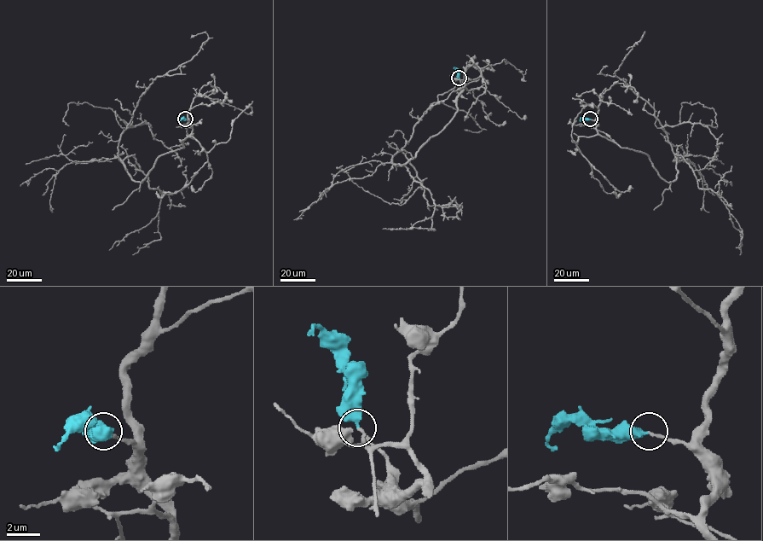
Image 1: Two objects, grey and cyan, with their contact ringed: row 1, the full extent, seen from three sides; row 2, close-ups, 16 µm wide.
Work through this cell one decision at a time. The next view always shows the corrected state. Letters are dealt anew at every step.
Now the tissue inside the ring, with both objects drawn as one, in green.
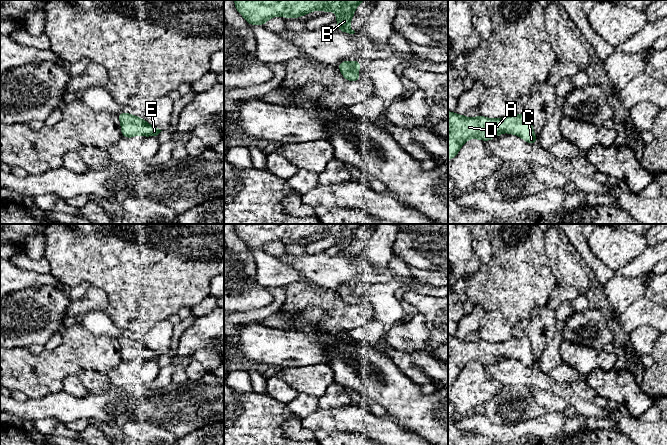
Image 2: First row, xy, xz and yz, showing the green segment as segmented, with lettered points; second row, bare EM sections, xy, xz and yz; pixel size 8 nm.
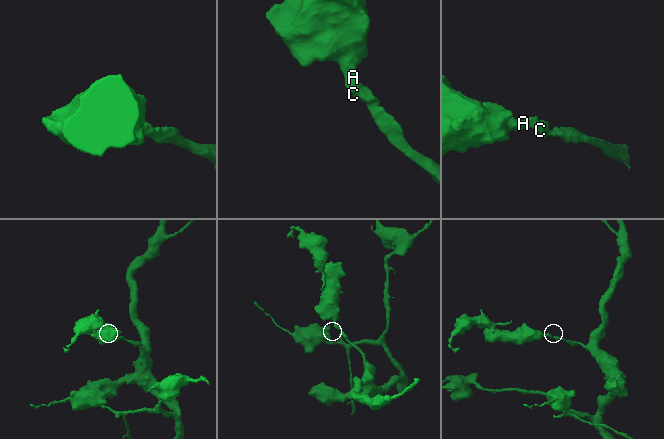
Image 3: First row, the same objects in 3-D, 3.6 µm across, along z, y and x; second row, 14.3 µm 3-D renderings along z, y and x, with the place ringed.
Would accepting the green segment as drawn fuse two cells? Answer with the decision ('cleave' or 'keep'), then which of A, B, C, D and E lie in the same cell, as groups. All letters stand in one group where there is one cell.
keep; A B C D E

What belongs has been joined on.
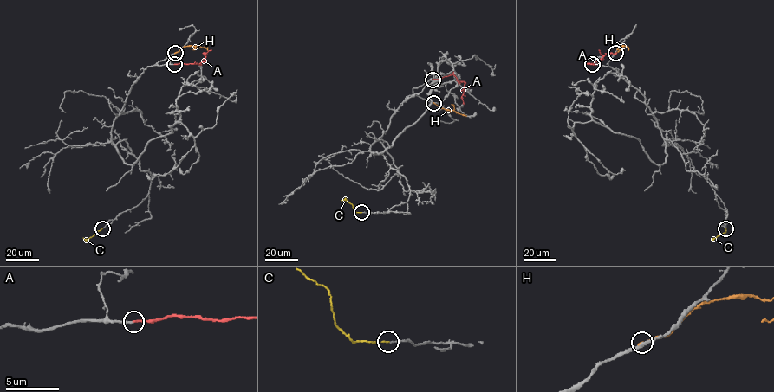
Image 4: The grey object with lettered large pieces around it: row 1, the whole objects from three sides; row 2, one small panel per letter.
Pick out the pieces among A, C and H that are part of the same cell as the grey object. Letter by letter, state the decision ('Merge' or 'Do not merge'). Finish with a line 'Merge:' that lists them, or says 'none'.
A: Merge
C: Do not merge
H: Do not merge
Merge: A

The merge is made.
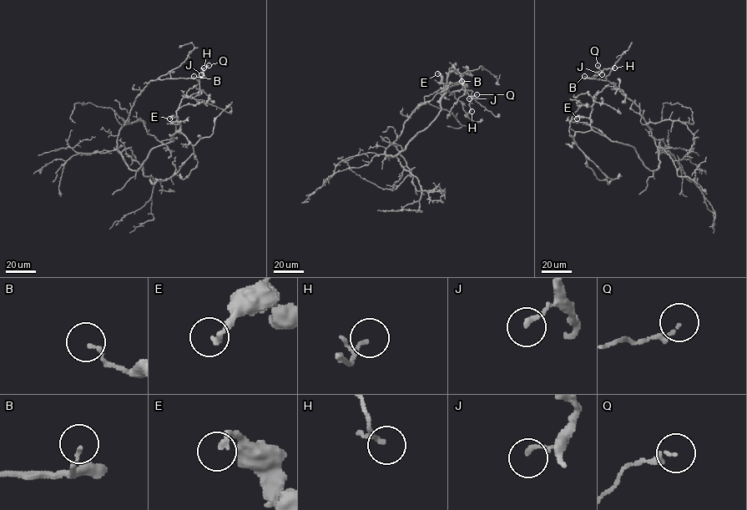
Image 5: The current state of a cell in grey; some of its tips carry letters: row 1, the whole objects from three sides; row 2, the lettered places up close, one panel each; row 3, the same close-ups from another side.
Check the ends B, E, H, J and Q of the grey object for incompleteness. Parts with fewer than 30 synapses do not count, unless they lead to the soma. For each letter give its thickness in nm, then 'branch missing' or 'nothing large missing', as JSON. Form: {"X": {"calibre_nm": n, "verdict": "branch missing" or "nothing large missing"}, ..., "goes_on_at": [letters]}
{"B": {"calibre_nm": 110, "verdict": "nothing large missing"}, "E": {"calibre_nm": 200, "verdict": "nothing large missing"}, "H": {"calibre_nm": 110, "verdict": "nothing large missing"}, "J": {"calibre_nm": 180, "verdict": "nothing large missing"}, "Q": {"calibre_nm": 100, "verdict": "nothing large missing"}, "goes_on_at": []}

